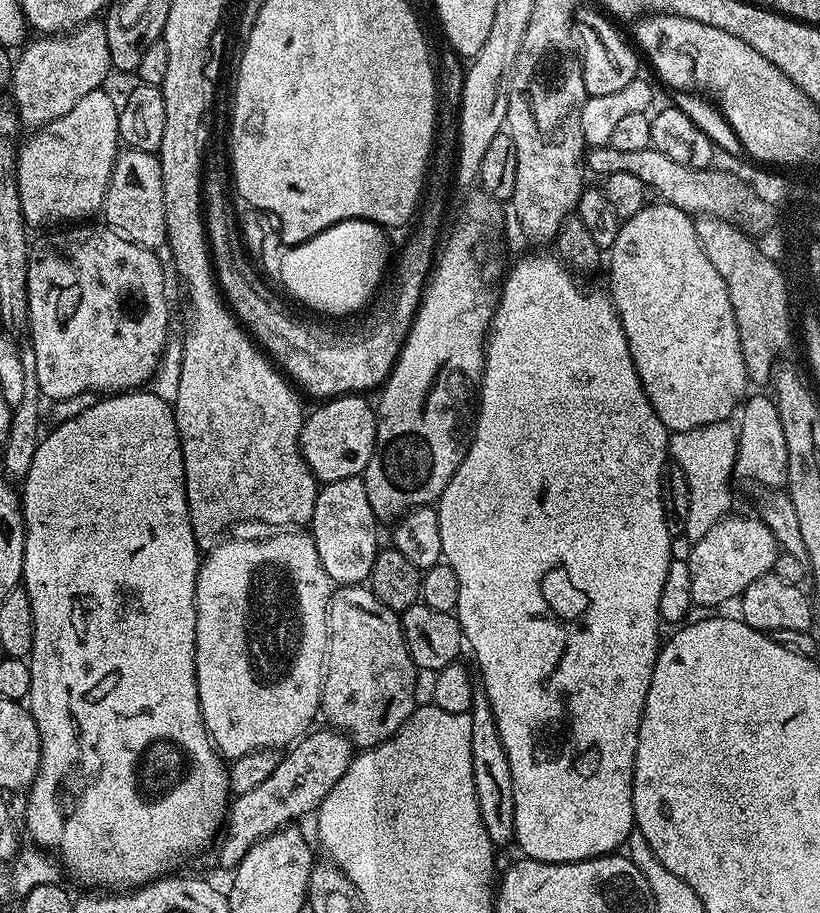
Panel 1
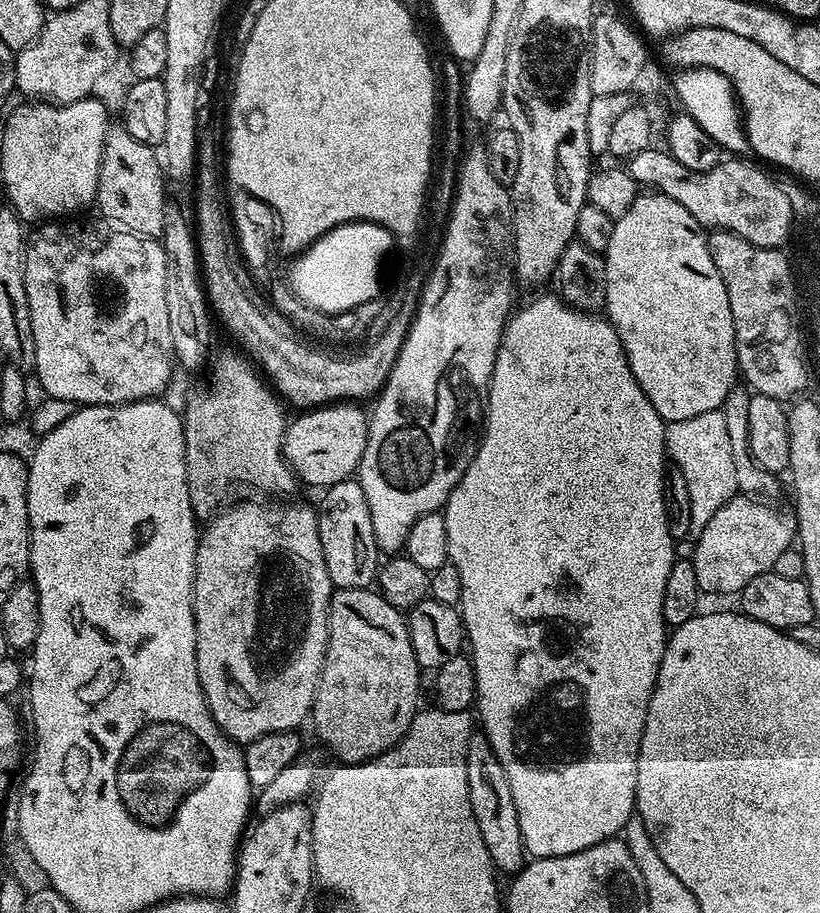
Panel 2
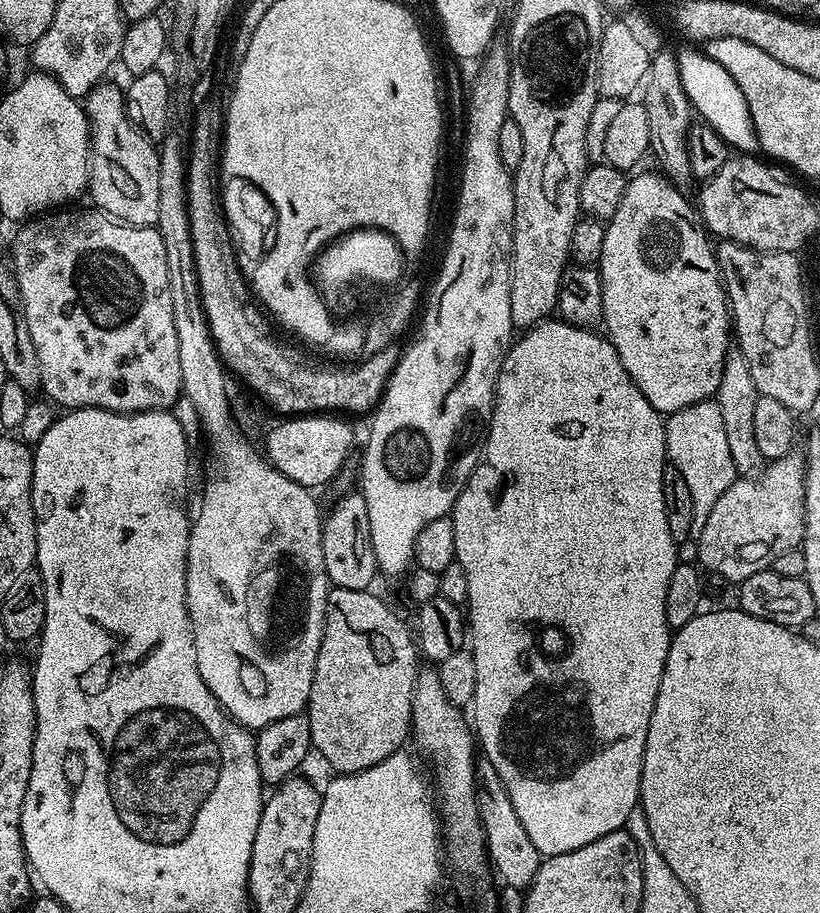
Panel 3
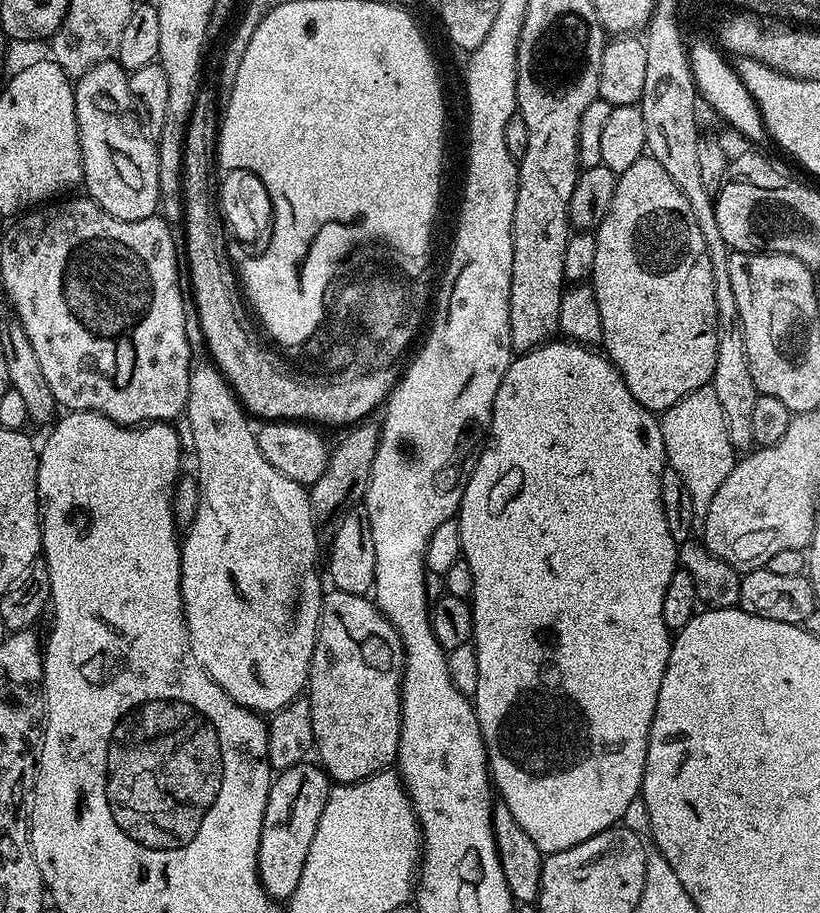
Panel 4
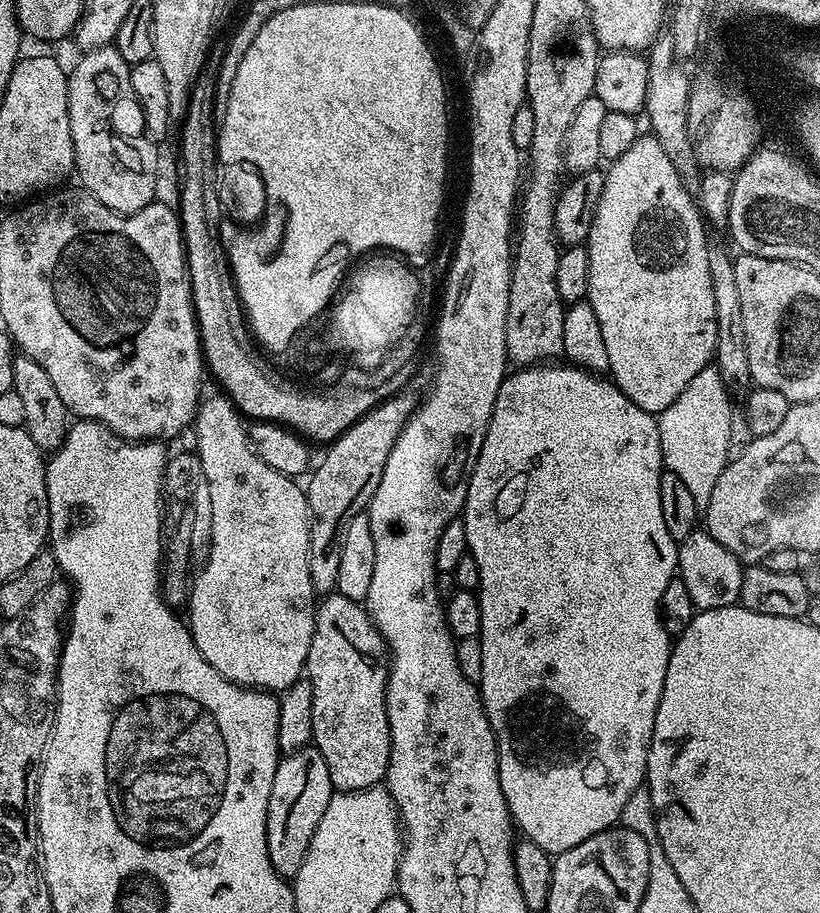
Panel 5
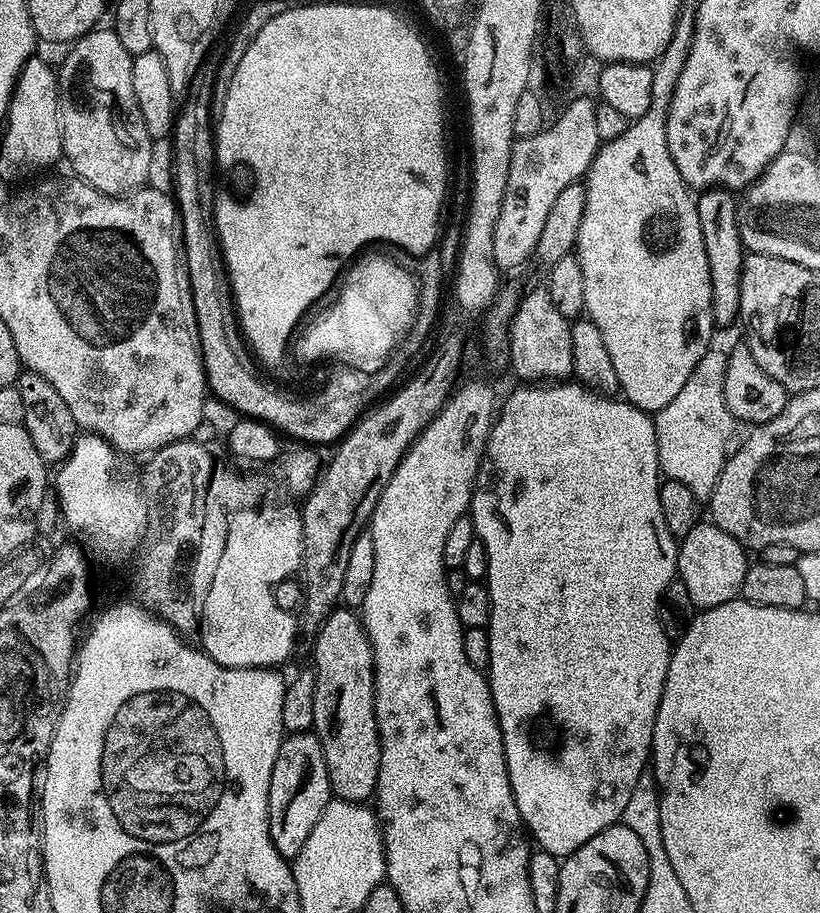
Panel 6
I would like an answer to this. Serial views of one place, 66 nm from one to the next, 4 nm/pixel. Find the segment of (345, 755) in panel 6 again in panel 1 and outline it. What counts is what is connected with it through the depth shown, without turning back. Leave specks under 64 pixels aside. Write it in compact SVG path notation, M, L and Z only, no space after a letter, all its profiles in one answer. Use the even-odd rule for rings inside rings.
M340 586L328 599L328 654L320 712L331 727L348 737L357 749L373 748L386 742L408 721L416 700L416 663L406 650L400 617L378 600L368 586Z

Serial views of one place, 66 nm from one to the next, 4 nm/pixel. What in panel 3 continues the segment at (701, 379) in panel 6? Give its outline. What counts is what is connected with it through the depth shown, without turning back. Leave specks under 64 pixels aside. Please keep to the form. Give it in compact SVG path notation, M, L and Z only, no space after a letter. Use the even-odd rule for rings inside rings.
M715 399L703 400L671 413L664 426L664 437L667 463L682 474L690 490L690 498L694 502L692 536L699 538L702 526L706 526L706 518L710 518L710 510L714 510L718 498L722 498L738 478L729 443L726 442L725 423Z

